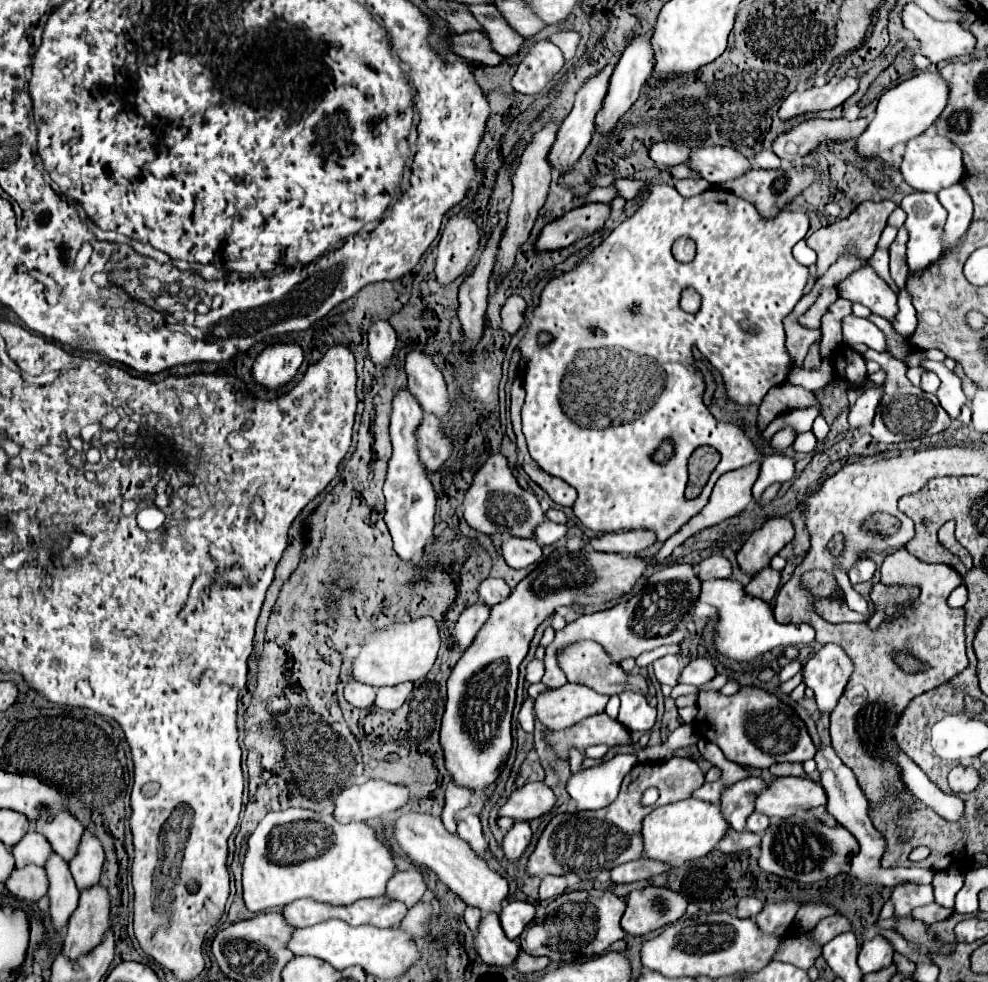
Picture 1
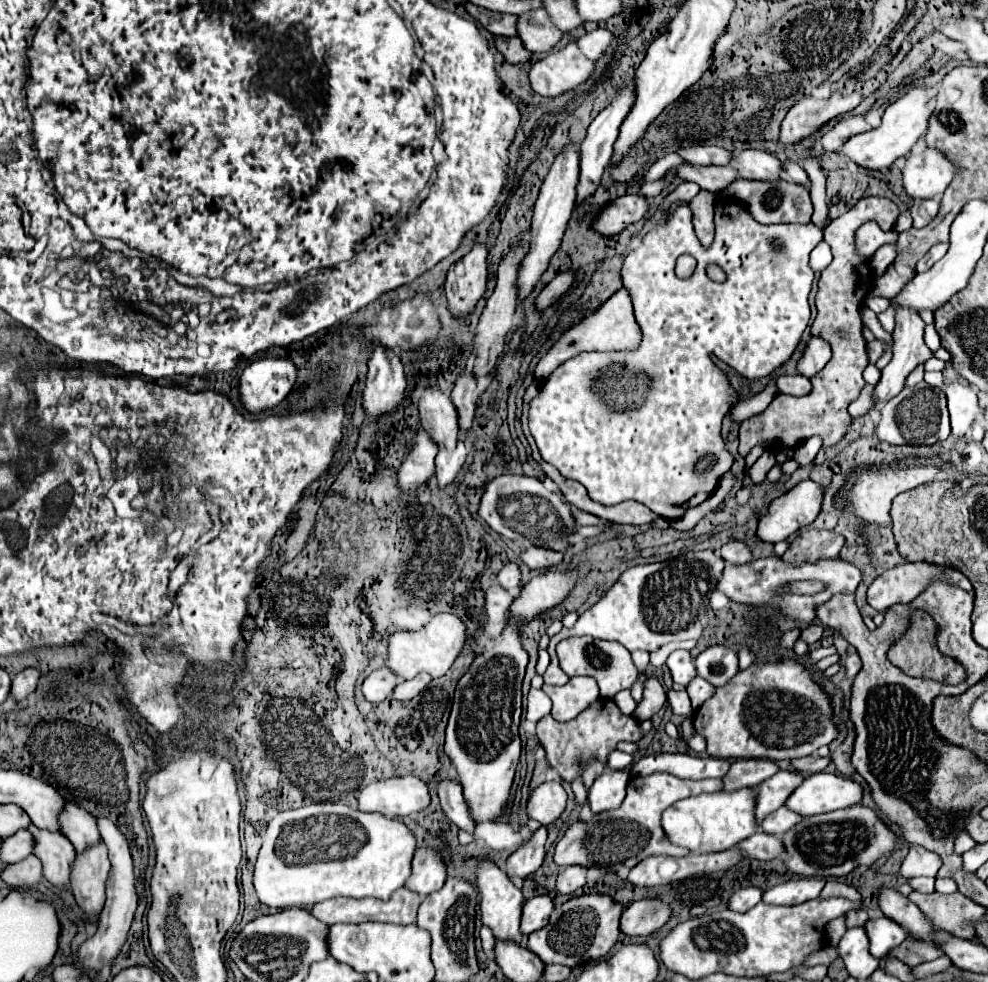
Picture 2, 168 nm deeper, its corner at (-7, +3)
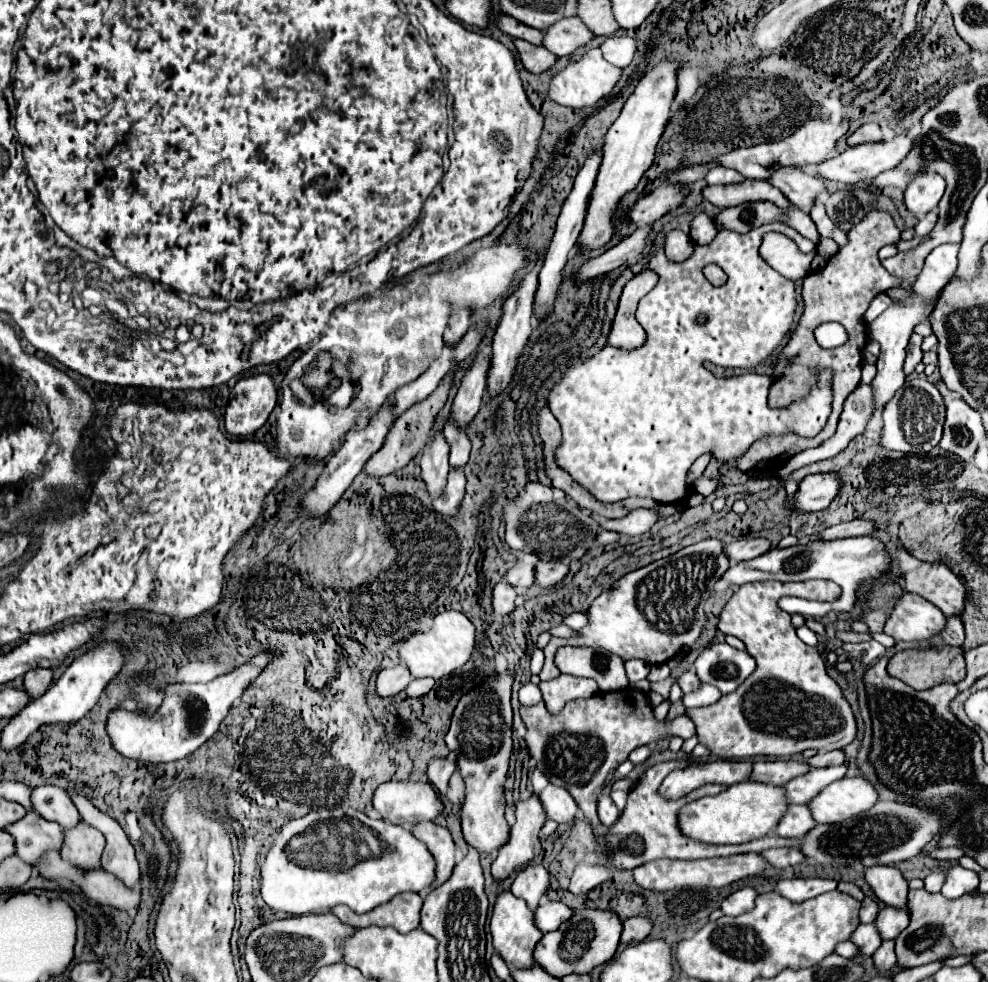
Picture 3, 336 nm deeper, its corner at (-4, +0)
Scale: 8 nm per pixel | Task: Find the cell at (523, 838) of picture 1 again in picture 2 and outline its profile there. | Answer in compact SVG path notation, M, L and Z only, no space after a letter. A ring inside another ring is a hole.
M545 827L537 829L529 841L525 841L513 855L509 855L507 873L513 877L519 877L523 881L529 875L533 875L543 865L545 839L547 839L547 829Z

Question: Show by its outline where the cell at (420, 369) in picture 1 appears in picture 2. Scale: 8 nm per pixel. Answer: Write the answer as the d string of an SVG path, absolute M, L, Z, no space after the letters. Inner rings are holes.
M427 389L419 399L419 415L423 429L437 443L437 447L453 451L459 441L459 427L449 395L439 389Z

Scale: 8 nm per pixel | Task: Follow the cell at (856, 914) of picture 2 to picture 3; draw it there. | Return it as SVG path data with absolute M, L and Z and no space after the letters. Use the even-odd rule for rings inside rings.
M864 898L862 908L860 908L860 922L870 924L870 922L874 922L876 914L878 914L878 904L874 900L870 900L870 898Z

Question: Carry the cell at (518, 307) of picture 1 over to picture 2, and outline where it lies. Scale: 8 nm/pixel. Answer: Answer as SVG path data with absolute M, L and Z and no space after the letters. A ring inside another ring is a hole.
M565 269L565 271L557 273L555 279L553 279L553 281L541 291L541 295L537 297L539 309L551 307L561 295L565 295L565 293L571 289L573 281L575 281L575 269Z

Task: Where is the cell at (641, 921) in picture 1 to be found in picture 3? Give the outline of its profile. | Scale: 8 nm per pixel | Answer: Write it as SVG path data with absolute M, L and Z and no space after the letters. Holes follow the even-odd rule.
M634 916L628 918L624 922L624 930L622 930L622 942L630 944L630 942L642 942L652 930L652 922L646 916Z

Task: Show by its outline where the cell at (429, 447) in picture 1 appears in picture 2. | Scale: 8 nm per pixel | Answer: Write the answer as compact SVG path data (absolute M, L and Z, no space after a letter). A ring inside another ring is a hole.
M463 441L457 443L455 451L441 449L437 453L437 457L435 457L435 477L437 477L439 489L445 489L447 485L451 485L457 479L465 459L467 459L467 447L465 447Z

